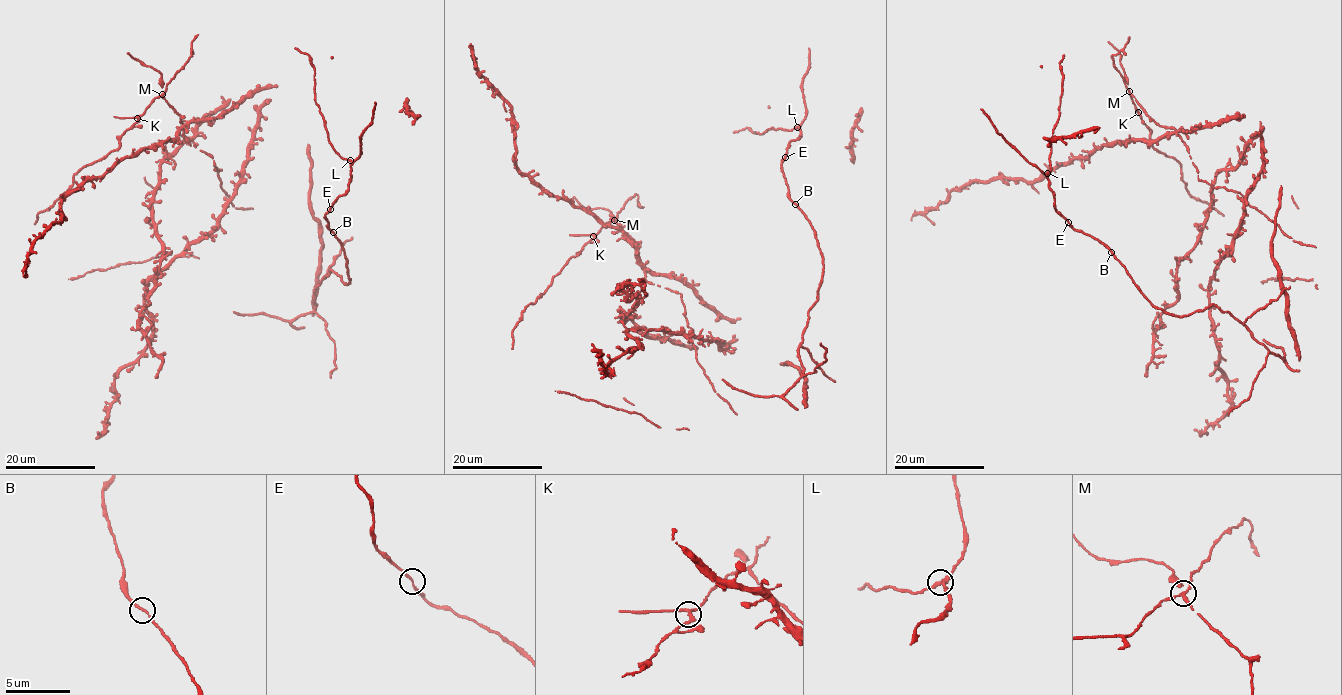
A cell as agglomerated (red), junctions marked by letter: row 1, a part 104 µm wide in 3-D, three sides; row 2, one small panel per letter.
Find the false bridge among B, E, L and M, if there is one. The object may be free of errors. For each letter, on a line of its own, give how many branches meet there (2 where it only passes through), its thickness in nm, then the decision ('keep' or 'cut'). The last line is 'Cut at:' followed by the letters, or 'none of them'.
B: branches 2; calibre 190 nm; keep
E: branches 2; calibre 200 nm; keep
L: branches 3; calibre 260 nm; keep
M: branches 3; calibre 170 nm; cut
Cut at: M

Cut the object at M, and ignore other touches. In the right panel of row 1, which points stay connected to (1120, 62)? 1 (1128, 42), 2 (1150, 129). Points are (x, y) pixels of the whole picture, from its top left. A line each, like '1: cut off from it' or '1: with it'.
1: cut off from it
2: cut off from it

